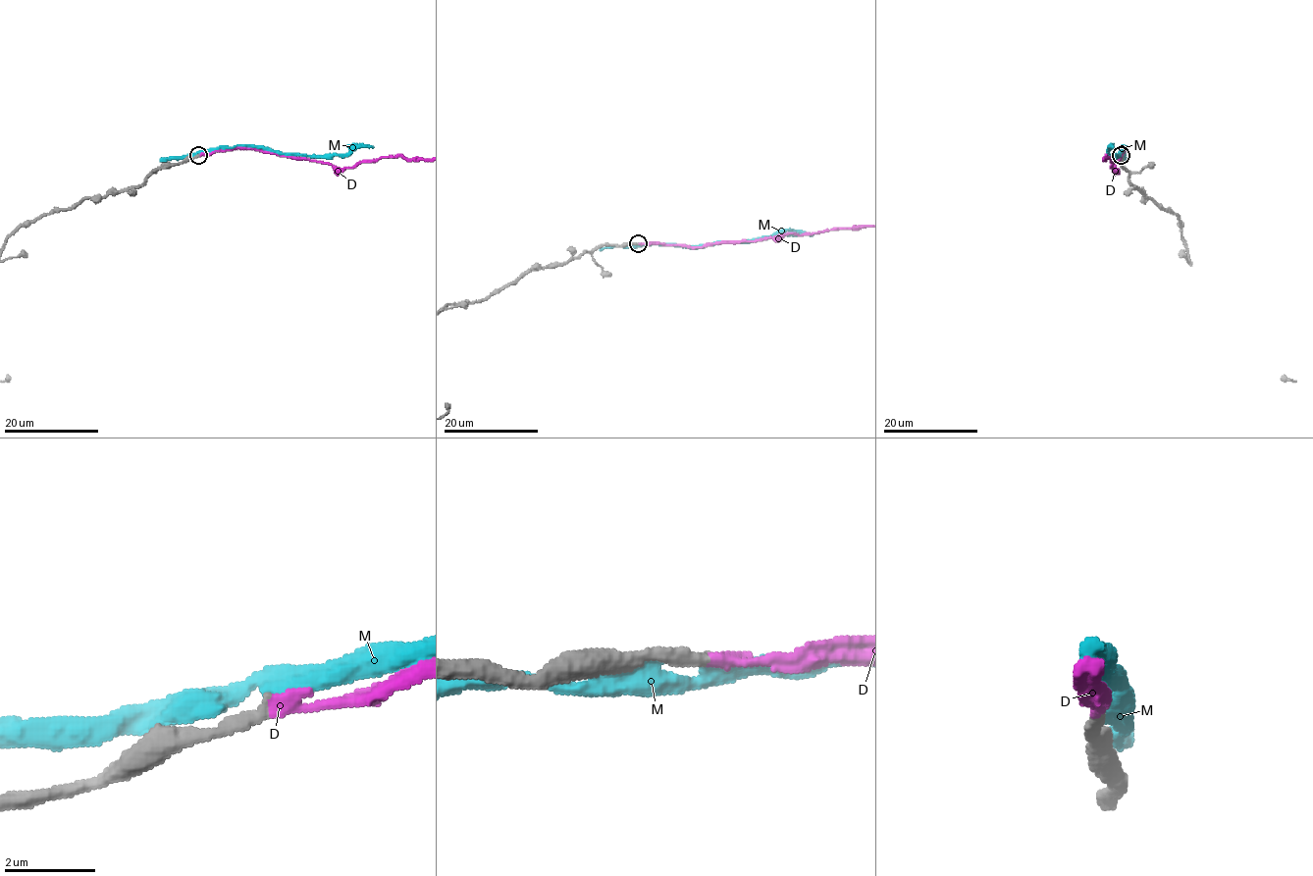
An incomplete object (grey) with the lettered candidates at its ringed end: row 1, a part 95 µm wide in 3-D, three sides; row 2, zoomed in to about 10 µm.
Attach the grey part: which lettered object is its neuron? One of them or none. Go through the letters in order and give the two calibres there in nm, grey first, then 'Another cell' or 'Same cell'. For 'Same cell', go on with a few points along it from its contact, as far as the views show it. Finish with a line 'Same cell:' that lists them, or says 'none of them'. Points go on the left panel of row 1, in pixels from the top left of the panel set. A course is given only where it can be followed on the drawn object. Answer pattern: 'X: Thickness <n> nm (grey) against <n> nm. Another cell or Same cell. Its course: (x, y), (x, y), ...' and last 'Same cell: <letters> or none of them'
D: Thickness 300 nm (grey) against 300 nm. Same cell
M: Thickness 280 nm (grey) against 320 nm. Another cell
Same cell: D

